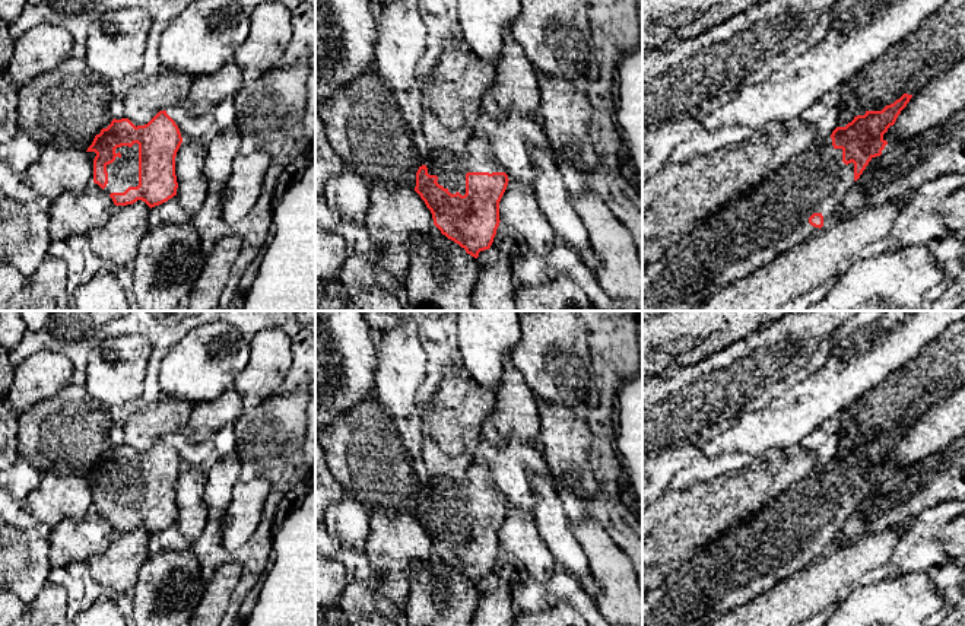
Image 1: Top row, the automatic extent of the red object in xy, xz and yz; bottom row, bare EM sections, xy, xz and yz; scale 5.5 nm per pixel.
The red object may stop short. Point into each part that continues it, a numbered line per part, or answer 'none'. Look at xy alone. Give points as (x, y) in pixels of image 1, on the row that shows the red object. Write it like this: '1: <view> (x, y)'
1: xy (123, 172)

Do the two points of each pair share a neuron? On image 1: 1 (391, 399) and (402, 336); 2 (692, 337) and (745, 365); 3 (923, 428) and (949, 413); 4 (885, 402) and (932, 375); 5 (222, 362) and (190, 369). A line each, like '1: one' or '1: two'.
1: one
2: two
3: one
4: one
5: one

